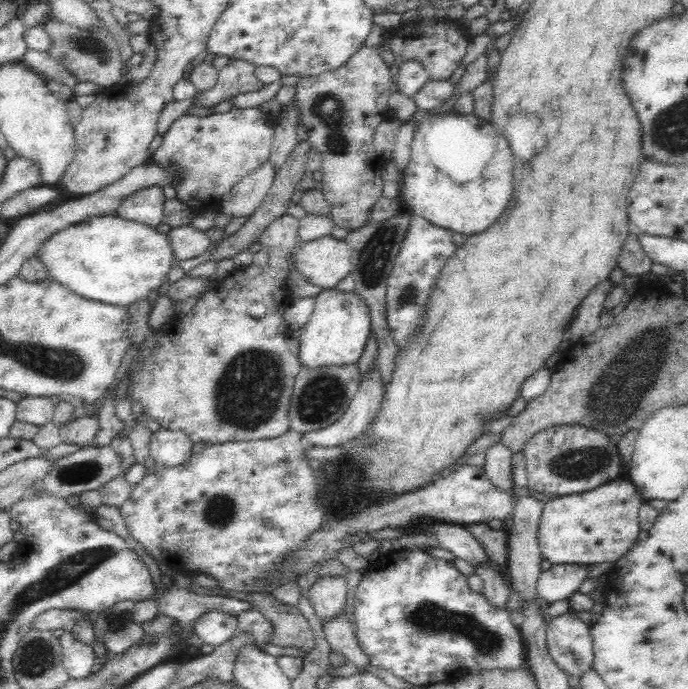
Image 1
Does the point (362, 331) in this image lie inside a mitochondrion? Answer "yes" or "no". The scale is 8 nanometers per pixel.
no

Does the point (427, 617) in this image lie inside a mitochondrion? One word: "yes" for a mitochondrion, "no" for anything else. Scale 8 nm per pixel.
yes

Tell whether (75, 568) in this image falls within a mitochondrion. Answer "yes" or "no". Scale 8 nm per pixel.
yes

